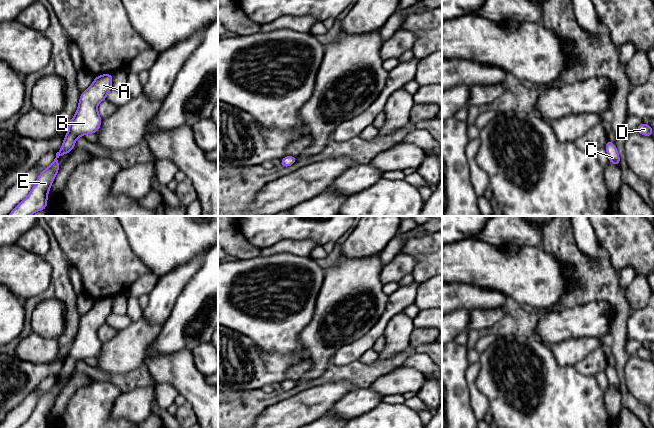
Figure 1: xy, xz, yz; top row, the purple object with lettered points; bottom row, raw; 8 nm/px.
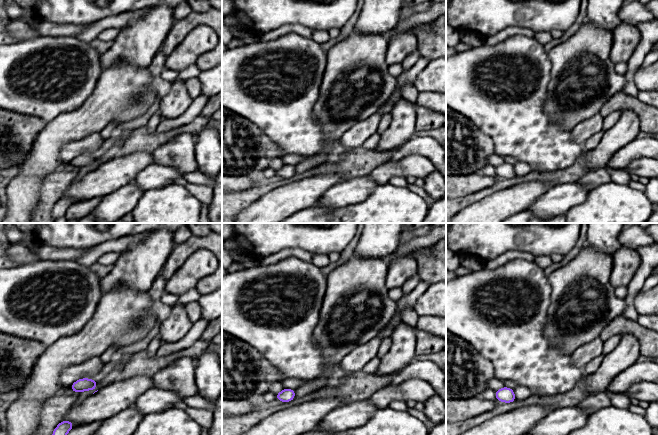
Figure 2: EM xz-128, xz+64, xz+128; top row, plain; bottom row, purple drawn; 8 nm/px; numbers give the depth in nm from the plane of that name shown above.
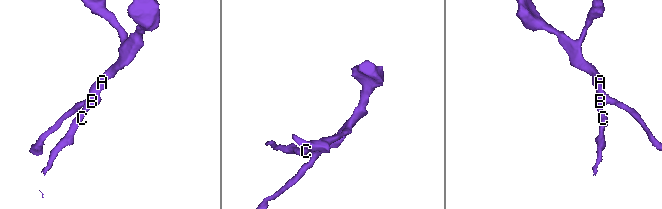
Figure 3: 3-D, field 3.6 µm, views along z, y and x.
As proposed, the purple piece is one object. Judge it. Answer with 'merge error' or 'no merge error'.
no merge error

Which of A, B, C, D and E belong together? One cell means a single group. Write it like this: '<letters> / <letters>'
A B C D E

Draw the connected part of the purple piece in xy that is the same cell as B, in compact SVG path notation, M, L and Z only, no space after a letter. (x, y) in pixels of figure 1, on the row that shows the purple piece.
M113 74L99 75L90 87L81 93L77 111L68 123L69 130L64 137L62 147L56 153L56 158L40 173L28 196L8 216L30 216L47 208L48 192L59 171L57 159L72 151L79 137L99 130L102 118L97 107L100 102L106 100L108 92L112 90L112 80Z

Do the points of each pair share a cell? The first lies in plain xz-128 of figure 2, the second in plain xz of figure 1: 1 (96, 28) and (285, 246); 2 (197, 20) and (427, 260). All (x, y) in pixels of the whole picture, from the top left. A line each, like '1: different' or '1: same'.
1: same
2: same

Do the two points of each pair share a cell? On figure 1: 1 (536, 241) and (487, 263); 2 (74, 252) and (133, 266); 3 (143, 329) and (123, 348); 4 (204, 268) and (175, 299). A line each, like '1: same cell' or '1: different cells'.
1: different cells
2: same cell
3: same cell
4: same cell

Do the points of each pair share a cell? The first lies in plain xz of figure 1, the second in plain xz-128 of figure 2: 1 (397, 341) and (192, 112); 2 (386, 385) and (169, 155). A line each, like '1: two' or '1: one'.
1: two
2: one

